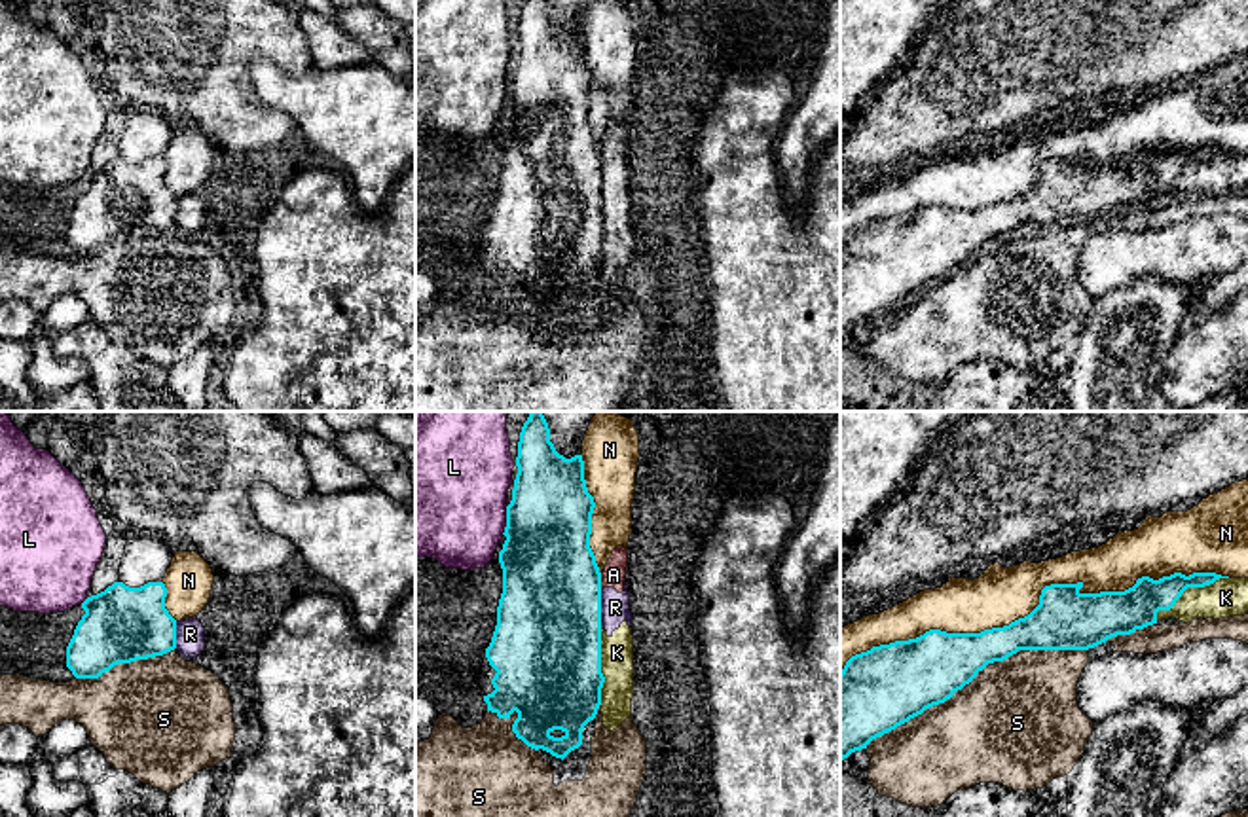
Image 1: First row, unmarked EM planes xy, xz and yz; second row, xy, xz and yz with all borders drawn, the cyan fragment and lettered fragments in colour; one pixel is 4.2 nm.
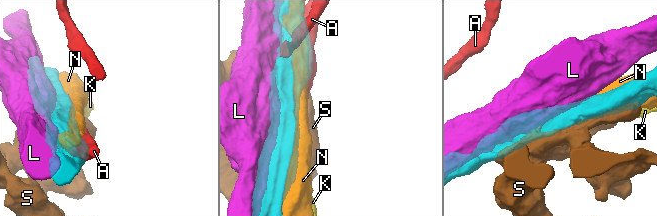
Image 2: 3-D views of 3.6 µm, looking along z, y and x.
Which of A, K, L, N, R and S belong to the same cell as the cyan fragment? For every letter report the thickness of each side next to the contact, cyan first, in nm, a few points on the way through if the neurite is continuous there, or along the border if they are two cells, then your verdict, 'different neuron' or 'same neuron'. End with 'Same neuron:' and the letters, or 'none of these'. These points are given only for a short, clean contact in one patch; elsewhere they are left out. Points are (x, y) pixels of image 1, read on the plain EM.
A: 440/100 nm | different neuron
K: 180/160 nm | different neuron
L: 380/480 nm | different neuron
N: 260/240 nm | different neuron
R: 440/130 nm | different neuron
S: 260/440 nm | different neuron
Same neuron: none of these

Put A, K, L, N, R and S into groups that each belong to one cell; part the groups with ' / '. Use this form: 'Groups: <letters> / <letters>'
Groups: A K R / L / N / S

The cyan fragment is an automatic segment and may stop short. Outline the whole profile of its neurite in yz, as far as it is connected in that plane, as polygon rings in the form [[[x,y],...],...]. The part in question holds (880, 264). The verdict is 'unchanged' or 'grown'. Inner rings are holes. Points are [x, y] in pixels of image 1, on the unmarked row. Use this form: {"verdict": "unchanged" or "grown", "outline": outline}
{"verdict": "unchanged", "outline": [[[1174,148],[1174,150],[1163,152],[1159,155],[1153,155],[1149,152],[1142,152],[1142,154],[1136,155],[1136,159],[1132,163],[1129,163],[1125,167],[1100,167],[1100,169],[1081,169],[1079,165],[1083,163],[1083,157],[1051,159],[1051,161],[1045,161],[1041,165],[1039,180],[1028,191],[1019,193],[1019,195],[1011,197],[1009,201],[984,205],[981,209],[946,209],[946,207],[941,207],[941,205],[929,205],[916,214],[895,216],[895,218],[890,218],[890,220],[872,222],[867,227],[855,229],[846,237],[844,245],[840,246],[840,336],[848,334],[855,326],[867,324],[867,320],[872,315],[895,305],[897,301],[901,301],[901,300],[908,298],[910,294],[922,290],[926,284],[939,281],[939,279],[945,279],[958,265],[962,265],[965,260],[969,260],[977,252],[977,248],[982,246],[988,239],[1003,237],[1009,231],[1017,229],[1019,226],[1089,226],[1089,224],[1094,224],[1094,222],[1106,218],[1111,212],[1130,210],[1136,205],[1144,205],[1147,201],[1157,199],[1157,188],[1159,186],[1170,186],[1187,163],[1204,163],[1204,161],[1214,159],[1220,154],[1229,154],[1229,152],[1221,152],[1221,150],[1216,150],[1216,148],[1193,148],[1189,152],[1185,152],[1182,148]]]}

